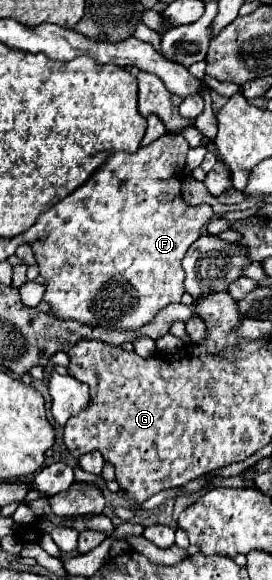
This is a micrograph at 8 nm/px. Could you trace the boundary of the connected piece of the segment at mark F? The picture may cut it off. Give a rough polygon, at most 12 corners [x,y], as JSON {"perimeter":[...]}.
{"perimeter":[[183,136],[115,152],[21,234],[53,316],[133,330],[214,214]]}

